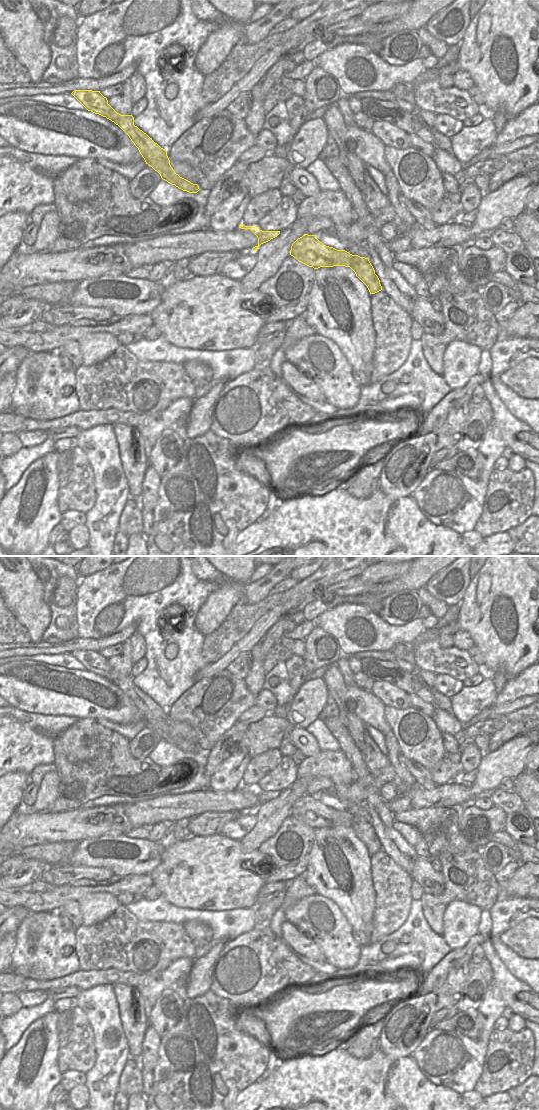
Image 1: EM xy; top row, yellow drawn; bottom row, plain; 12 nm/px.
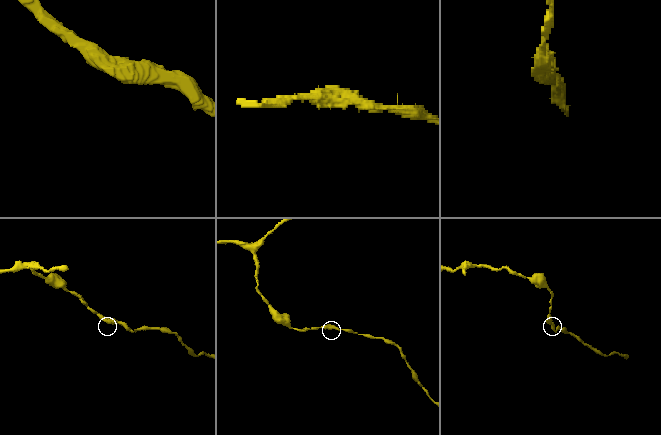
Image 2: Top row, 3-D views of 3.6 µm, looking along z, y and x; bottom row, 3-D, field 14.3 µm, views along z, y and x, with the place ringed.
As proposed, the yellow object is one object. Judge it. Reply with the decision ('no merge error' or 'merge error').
no merge error

